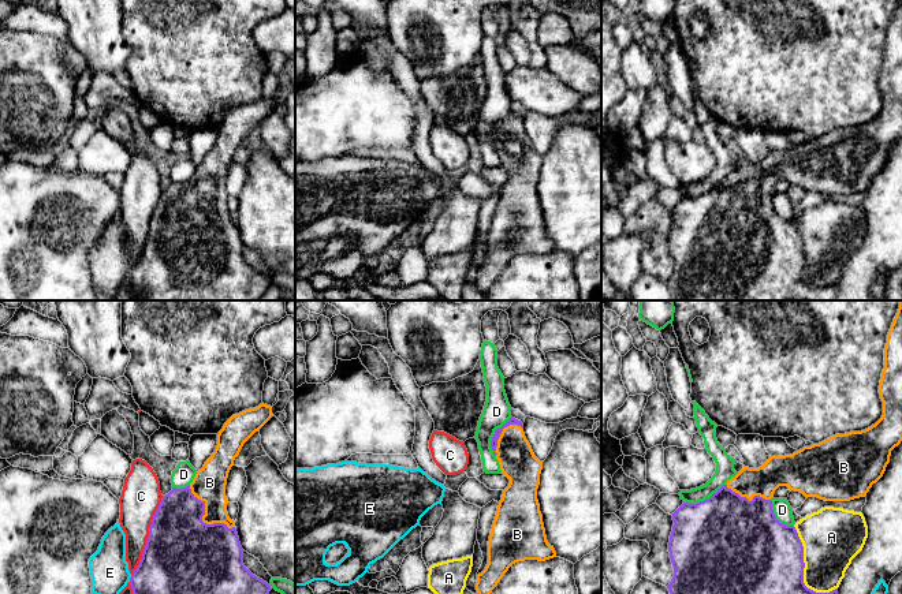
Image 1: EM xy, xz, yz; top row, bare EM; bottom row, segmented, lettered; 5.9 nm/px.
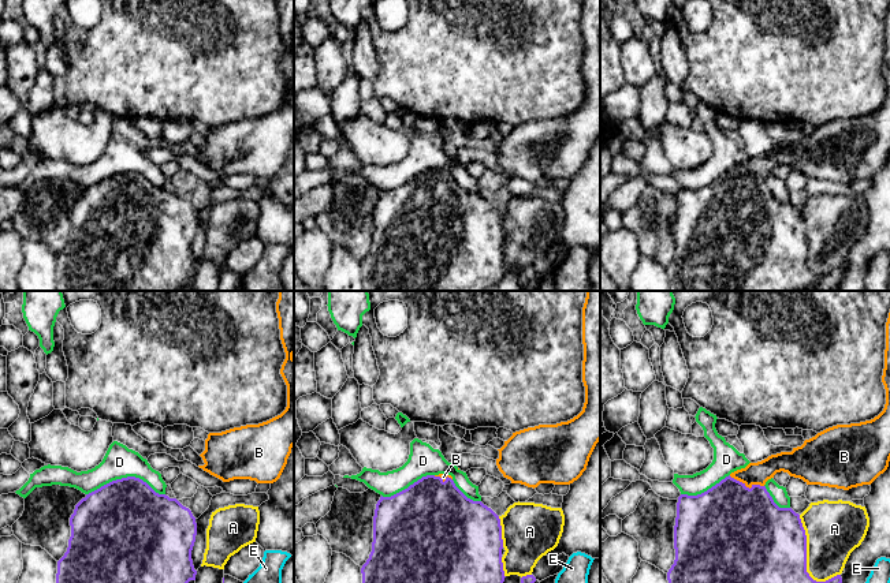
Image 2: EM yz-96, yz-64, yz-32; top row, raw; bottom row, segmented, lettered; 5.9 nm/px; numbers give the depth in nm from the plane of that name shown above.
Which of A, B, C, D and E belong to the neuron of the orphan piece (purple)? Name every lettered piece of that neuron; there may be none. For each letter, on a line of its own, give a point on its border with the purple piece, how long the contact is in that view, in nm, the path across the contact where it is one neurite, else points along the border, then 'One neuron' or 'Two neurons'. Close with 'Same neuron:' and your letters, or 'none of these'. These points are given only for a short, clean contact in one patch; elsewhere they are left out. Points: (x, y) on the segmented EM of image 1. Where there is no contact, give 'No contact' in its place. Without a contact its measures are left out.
A: Touches purple at yz (802, 571). Shared border 460 nm. Two neurons
B: Touches purple at xy (201, 518). Shared border 380 nm. Path across: xy (183, 555), (201, 518), (209, 482). One neuron
C: Touches purple at xy (149, 535). Shared border 500 nm. Two neurons
D: Touches purple at xz (494, 436). Shared border 260 nm. Two neurons
E: Touches purple at xy (130, 578). Shared border 40 nm. Two neurons
Same neuron: B

